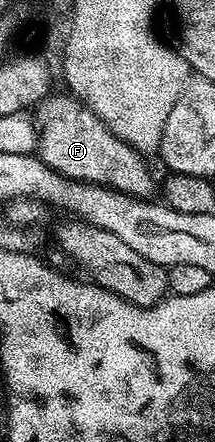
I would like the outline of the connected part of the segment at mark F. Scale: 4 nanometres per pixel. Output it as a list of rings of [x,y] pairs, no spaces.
[[[65,95],[66,97],[54,96],[47,96],[39,101],[36,106],[36,112],[38,112],[38,117],[36,116],[36,128],[38,130],[38,148],[36,153],[37,156],[41,157],[43,163],[55,169],[60,175],[70,177],[73,181],[84,181],[87,185],[102,185],[137,199],[153,198],[151,196],[154,193],[154,177],[150,174],[149,167],[146,166],[147,158],[141,153],[137,153],[128,143],[121,141],[77,97],[73,95]]]

